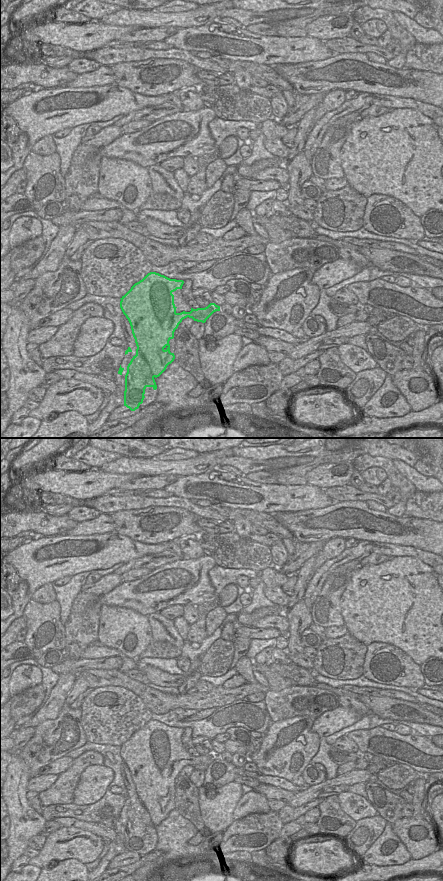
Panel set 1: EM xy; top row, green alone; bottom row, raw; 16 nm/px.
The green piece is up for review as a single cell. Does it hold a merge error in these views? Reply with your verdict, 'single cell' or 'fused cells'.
single cell

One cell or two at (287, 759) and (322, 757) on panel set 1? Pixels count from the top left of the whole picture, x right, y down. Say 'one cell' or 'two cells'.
two cells

